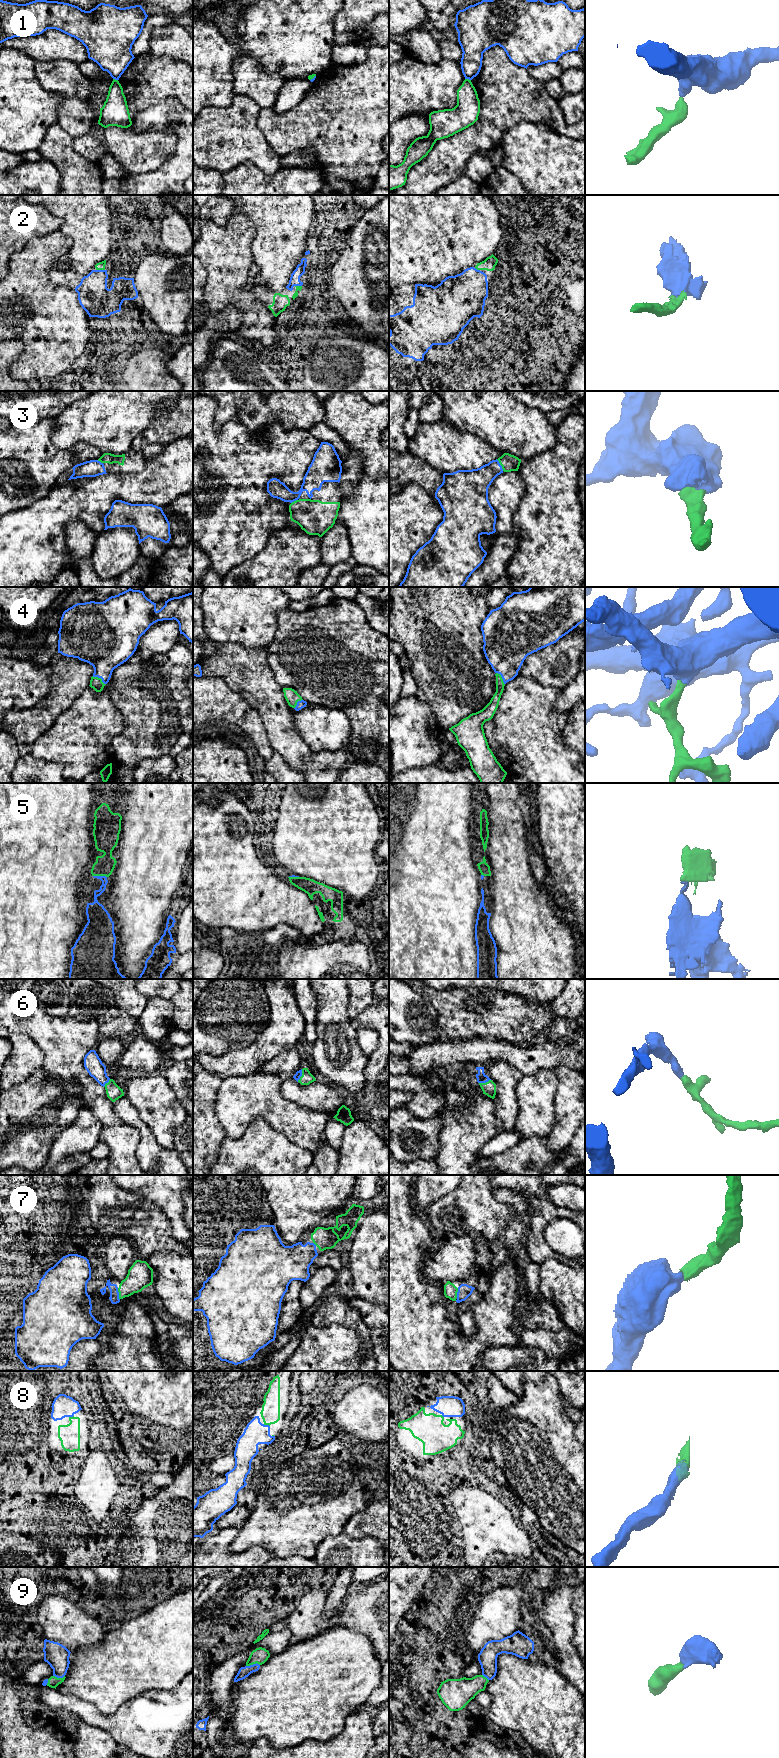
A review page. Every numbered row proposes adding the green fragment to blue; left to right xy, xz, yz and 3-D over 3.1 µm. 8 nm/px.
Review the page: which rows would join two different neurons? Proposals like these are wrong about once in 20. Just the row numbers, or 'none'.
1

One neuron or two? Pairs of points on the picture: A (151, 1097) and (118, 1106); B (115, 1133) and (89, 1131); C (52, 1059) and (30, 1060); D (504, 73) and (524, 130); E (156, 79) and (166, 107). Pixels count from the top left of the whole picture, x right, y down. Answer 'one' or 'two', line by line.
A: two
B: two
C: two
D: two
E: two

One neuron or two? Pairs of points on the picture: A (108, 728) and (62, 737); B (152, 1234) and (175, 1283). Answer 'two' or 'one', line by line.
A: one
B: two

